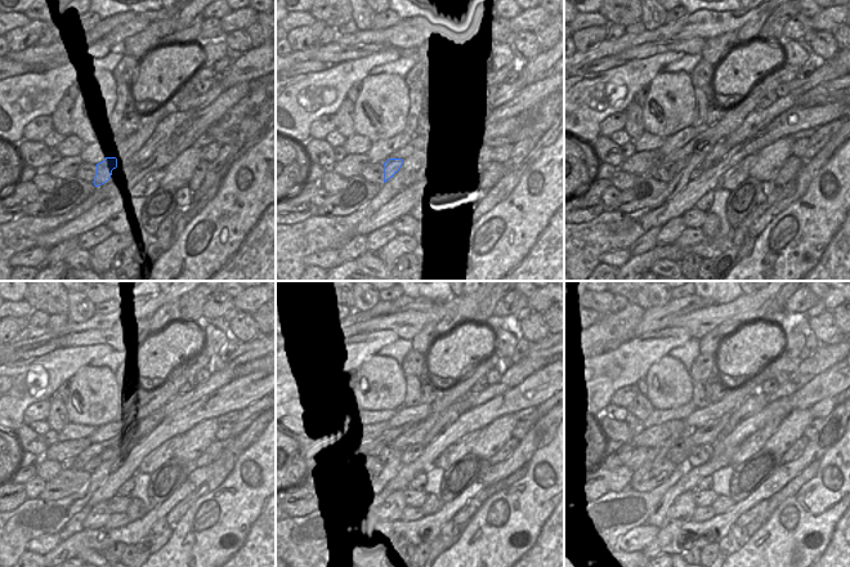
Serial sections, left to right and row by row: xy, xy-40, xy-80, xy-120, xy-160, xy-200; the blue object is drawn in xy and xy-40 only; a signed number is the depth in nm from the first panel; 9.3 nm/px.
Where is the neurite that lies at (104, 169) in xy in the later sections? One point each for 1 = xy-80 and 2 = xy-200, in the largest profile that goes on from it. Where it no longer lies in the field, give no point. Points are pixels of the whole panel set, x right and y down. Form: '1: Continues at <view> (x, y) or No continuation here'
1: Continues at xy-80 (679, 165)
2: Continues at xy-200 (708, 434).

